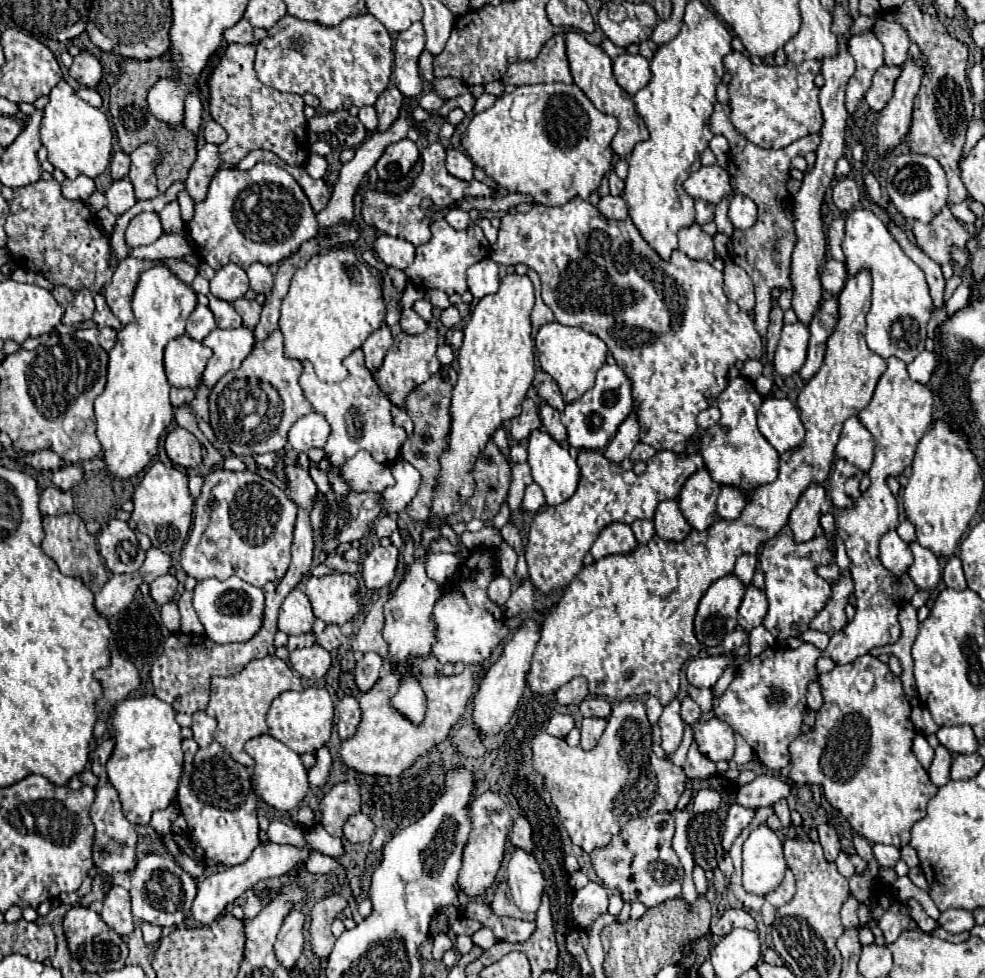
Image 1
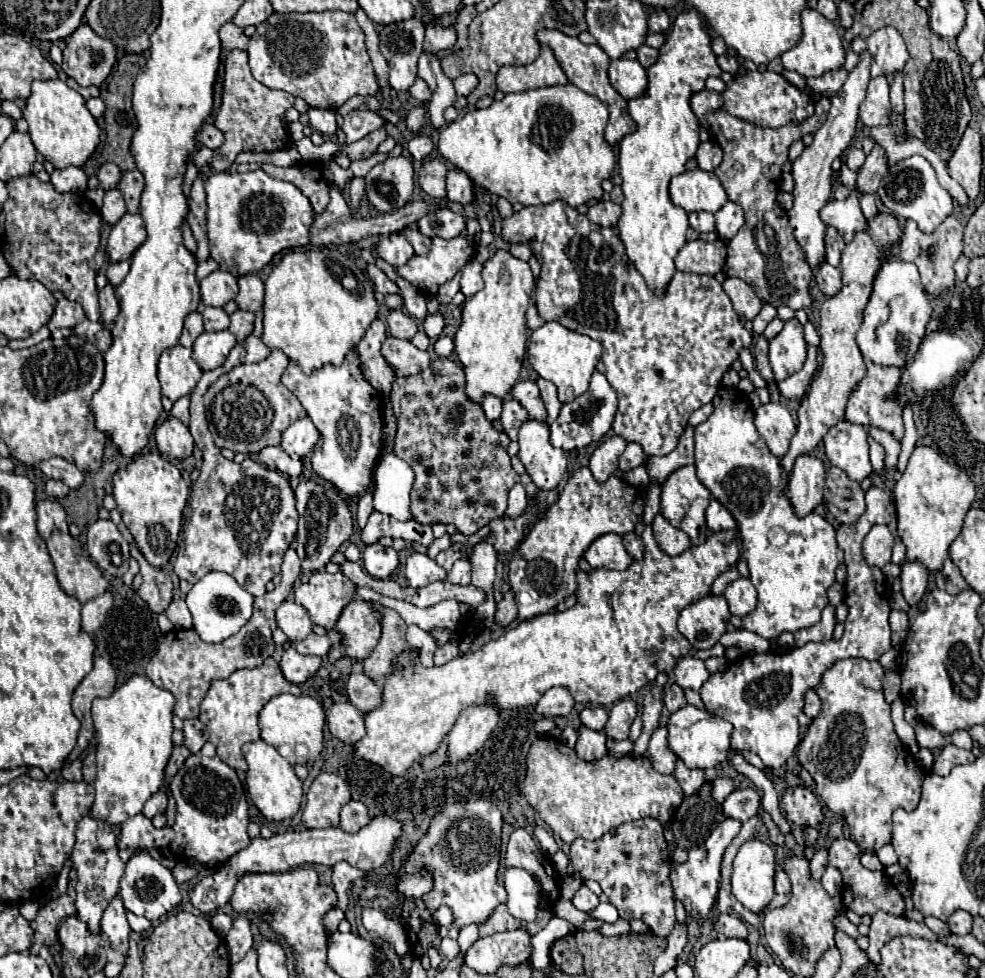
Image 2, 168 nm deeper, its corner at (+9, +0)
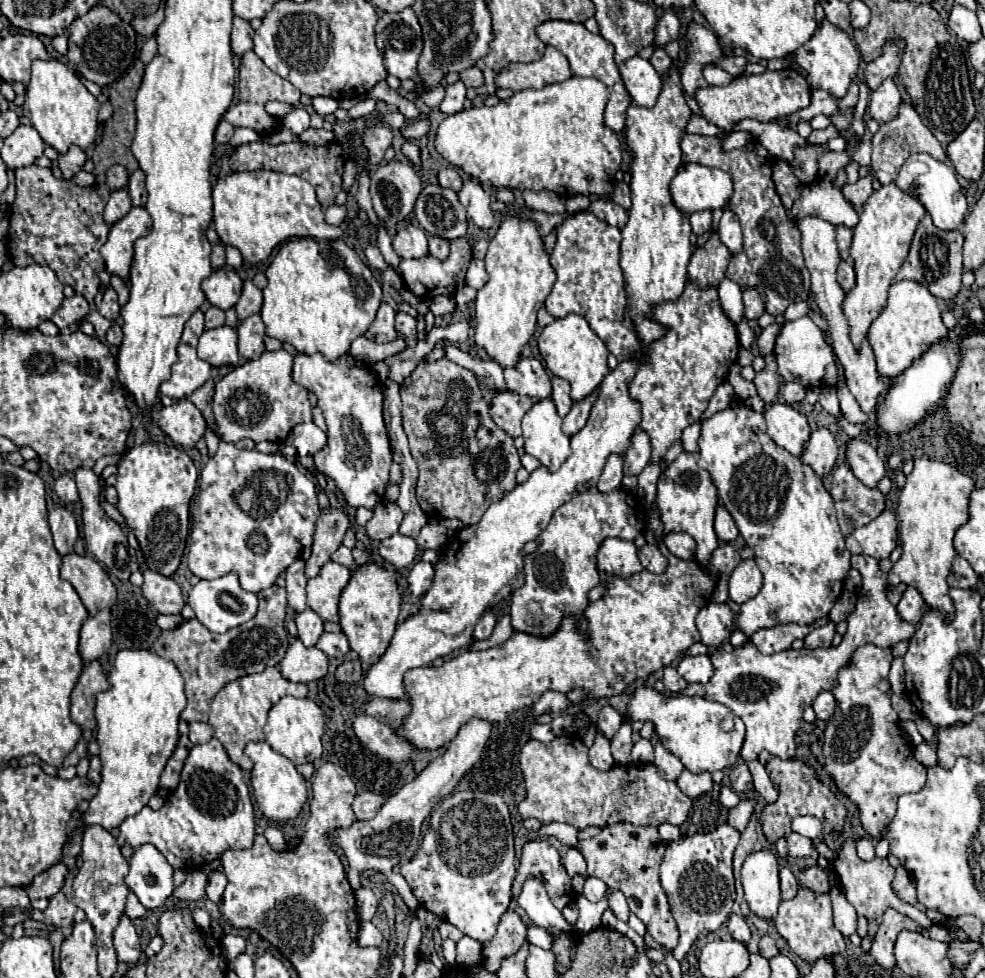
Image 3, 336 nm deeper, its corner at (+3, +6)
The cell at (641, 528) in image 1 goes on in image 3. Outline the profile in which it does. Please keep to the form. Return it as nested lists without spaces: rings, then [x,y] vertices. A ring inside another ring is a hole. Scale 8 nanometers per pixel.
[[[652,544],[640,548],[640,562],[652,574],[664,574],[668,568],[668,558],[658,550],[658,546]]]

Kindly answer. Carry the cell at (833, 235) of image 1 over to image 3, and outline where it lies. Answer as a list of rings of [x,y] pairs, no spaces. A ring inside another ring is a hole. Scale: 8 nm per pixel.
[[[838,226],[836,228],[836,244],[838,244],[838,250],[840,250],[840,256],[844,262],[848,264],[854,264],[852,256],[850,256],[850,244],[852,244],[852,228],[846,228],[846,226]]]

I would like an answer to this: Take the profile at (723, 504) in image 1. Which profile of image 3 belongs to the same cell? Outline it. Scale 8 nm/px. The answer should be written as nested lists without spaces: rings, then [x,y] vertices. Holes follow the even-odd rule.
[[[718,506],[718,508],[716,508],[714,530],[716,530],[716,536],[718,536],[722,542],[734,542],[734,540],[738,538],[738,528],[736,528],[732,516],[728,514],[728,510],[726,510],[724,506]]]

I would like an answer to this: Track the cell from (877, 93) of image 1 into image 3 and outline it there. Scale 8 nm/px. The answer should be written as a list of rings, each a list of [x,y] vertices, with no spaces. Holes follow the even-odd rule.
[[[884,80],[874,92],[870,92],[870,104],[868,104],[868,112],[874,120],[878,120],[880,124],[890,122],[898,116],[898,106],[900,106],[900,92],[894,84],[894,80]]]

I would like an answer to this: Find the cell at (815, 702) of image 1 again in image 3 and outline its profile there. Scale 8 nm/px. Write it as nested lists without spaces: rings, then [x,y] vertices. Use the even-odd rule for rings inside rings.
[[[822,692],[822,694],[814,700],[812,708],[814,708],[814,712],[816,712],[816,716],[818,716],[820,720],[830,720],[832,714],[834,714],[834,708],[836,708],[836,698],[832,696],[832,692]]]

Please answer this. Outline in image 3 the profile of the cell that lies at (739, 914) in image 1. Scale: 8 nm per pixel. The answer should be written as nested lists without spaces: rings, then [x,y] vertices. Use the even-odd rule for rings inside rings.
[[[730,914],[728,930],[730,930],[732,938],[738,940],[738,942],[742,942],[742,944],[746,944],[750,940],[750,928],[748,928],[746,920],[742,916],[738,916],[738,914]]]

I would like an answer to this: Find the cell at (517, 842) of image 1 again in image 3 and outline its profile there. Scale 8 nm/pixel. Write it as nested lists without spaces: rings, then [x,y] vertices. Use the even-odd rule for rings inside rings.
[[[534,840],[524,846],[520,866],[518,866],[516,878],[512,882],[514,900],[520,896],[522,884],[528,878],[538,878],[544,884],[550,900],[560,910],[576,900],[576,892],[570,886],[570,876],[568,876],[566,868],[562,866],[556,848],[544,840]]]

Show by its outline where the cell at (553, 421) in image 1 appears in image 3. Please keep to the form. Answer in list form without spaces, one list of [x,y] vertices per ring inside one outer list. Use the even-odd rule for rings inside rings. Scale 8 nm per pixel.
[[[520,358],[514,368],[504,368],[504,380],[510,392],[526,394],[534,402],[552,394],[550,376],[536,358]]]

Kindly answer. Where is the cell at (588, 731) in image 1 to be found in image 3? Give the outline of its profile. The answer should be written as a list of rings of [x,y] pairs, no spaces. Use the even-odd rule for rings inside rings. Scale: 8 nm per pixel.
[[[602,734],[596,736],[594,746],[590,748],[590,764],[598,770],[610,770],[616,764],[610,754],[610,742]]]

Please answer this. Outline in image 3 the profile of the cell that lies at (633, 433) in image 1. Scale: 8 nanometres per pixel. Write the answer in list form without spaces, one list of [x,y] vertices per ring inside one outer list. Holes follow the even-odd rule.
[[[612,454],[602,470],[600,480],[598,480],[598,490],[602,494],[610,494],[620,488],[620,482],[622,482],[622,456]]]

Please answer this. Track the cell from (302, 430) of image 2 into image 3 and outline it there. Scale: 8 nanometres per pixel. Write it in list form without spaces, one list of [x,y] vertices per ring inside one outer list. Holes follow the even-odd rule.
[[[304,422],[292,428],[292,432],[286,438],[286,444],[294,446],[300,456],[316,454],[326,446],[326,432],[322,432],[314,422]]]

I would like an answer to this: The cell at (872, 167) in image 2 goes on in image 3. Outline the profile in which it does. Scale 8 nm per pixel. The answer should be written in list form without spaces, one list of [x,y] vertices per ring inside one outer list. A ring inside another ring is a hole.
[[[872,174],[858,178],[858,182],[854,182],[854,184],[844,184],[840,190],[842,190],[844,198],[854,206],[854,210],[860,212],[864,202],[872,194]]]

